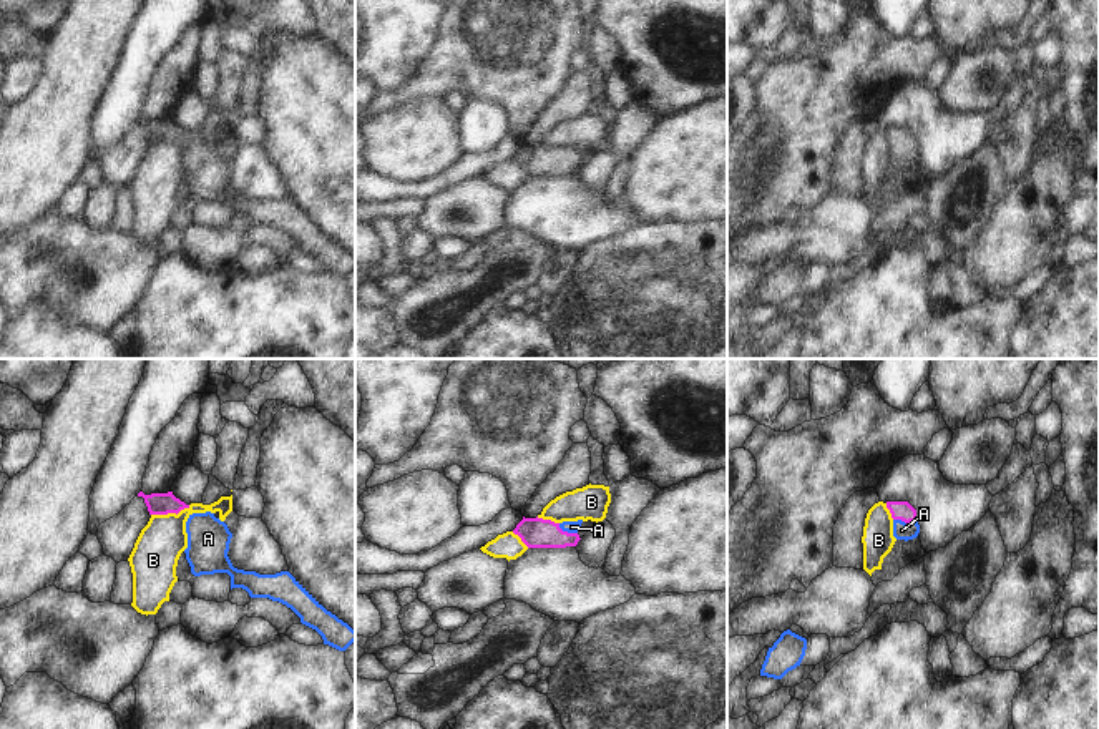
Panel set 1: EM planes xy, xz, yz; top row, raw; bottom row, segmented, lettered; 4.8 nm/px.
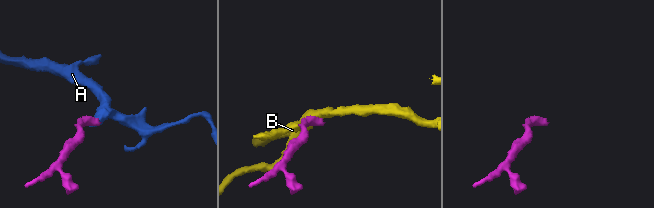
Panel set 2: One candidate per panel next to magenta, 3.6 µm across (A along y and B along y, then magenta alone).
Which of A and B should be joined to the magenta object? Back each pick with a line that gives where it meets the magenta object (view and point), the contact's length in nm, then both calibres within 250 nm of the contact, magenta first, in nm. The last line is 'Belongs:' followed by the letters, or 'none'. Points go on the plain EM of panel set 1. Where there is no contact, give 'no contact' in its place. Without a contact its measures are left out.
A: meets magenta in yz at (905, 150); contact 110 nm long; 100 nm thick on the magenta side, 90 nm on the other
Belongs: A

